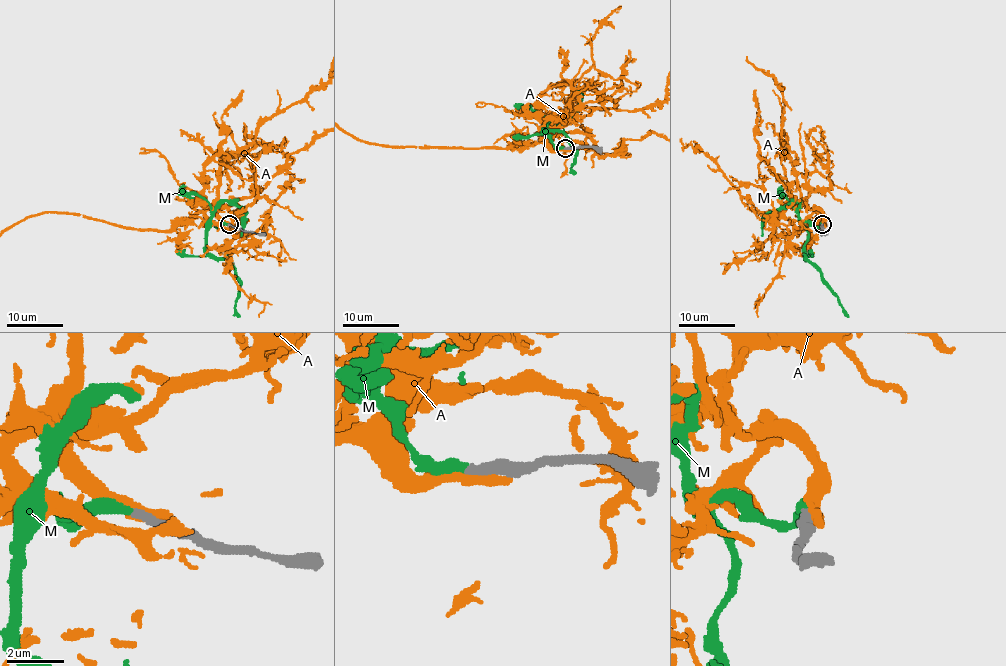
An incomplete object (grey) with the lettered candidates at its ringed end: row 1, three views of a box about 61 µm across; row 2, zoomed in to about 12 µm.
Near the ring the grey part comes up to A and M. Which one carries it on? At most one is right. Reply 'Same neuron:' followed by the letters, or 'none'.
Same neuron: M

